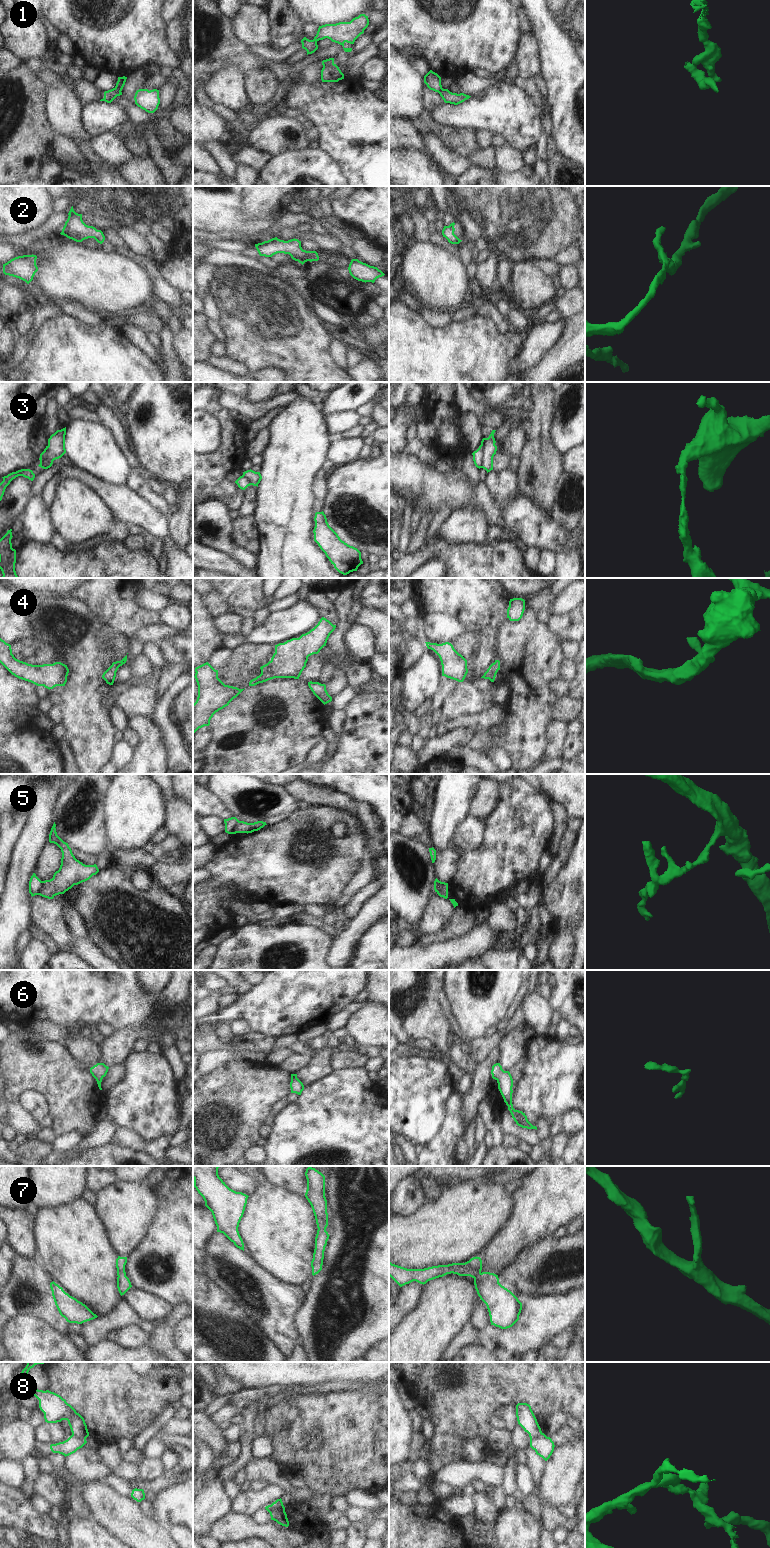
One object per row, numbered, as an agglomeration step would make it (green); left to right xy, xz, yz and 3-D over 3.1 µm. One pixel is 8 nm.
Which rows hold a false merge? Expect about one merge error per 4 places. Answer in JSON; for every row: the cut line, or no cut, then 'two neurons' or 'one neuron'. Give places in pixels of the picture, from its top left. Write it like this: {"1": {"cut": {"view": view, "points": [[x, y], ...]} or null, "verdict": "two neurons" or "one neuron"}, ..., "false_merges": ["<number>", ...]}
{"1": {"cut": {"view": "xy", "points": [[115, 87], [120, 91]]}, "verdict": "two neurons"}, "2": {"cut": null, "verdict": "one neuron"}, "3": {"cut": {"view": "yz", "points": [[494, 443], [486, 443], [483, 446], [483, 461], [480, 467]]}, "verdict": "two neurons"}, "4": {"cut": null, "verdict": "one neuron"}, "5": {"cut": {"view": "xy", "points": [[42, 881], [38, 894]]}, "verdict": "two neurons"}, "6": {"cut": null, "verdict": "one neuron"}, "7": {"cut": null, "verdict": "one neuron"}, "8": {"cut": {"view": "xz", "points": [[271, 1504], [274, 1508], [284, 1507]]}, "verdict": "two neurons"}, "false_merges": ["1", "3", "5", "8"]}

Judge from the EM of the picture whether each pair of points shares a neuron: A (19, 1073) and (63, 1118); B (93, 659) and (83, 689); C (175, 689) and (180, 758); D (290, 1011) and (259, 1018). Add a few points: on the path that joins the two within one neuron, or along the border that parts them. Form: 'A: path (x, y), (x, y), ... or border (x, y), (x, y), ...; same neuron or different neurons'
A: path (34, 1074), (63, 1103); same neuron
B: path (86, 666), (83, 682); same neuron
C: path (166, 706), (166, 722), (175, 741); same neuron
D: path (282, 1011), (267, 1011); same neuron

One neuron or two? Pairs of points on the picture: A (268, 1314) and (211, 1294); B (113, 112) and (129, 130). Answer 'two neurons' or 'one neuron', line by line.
A: two neurons
B: two neurons

